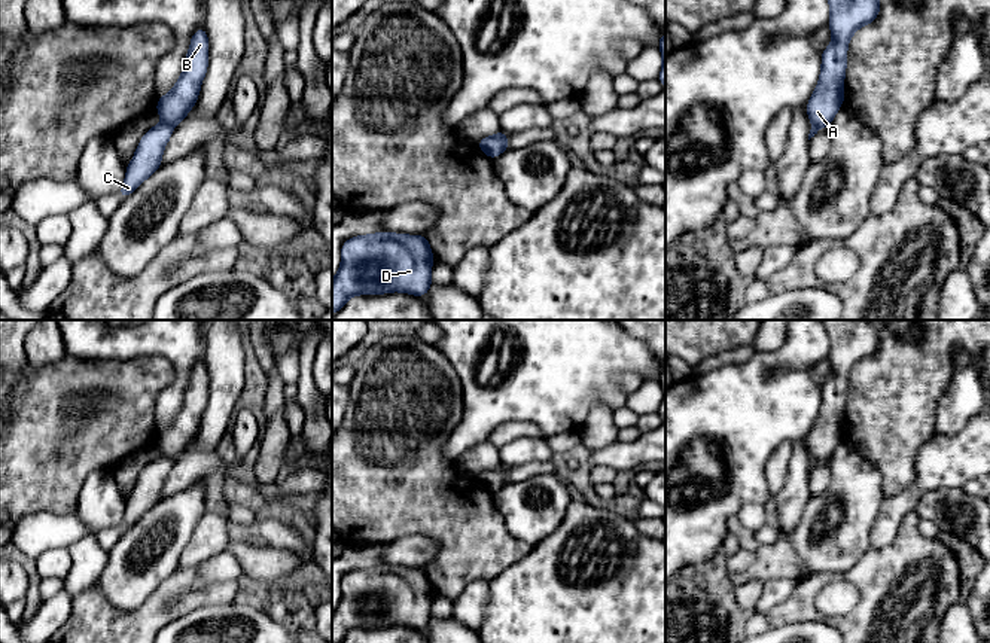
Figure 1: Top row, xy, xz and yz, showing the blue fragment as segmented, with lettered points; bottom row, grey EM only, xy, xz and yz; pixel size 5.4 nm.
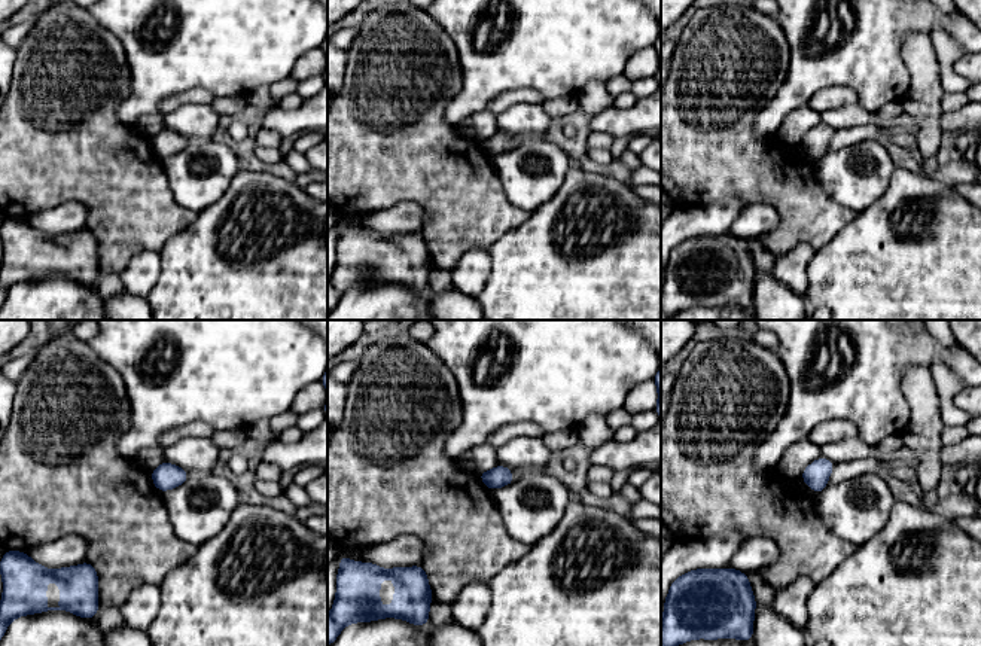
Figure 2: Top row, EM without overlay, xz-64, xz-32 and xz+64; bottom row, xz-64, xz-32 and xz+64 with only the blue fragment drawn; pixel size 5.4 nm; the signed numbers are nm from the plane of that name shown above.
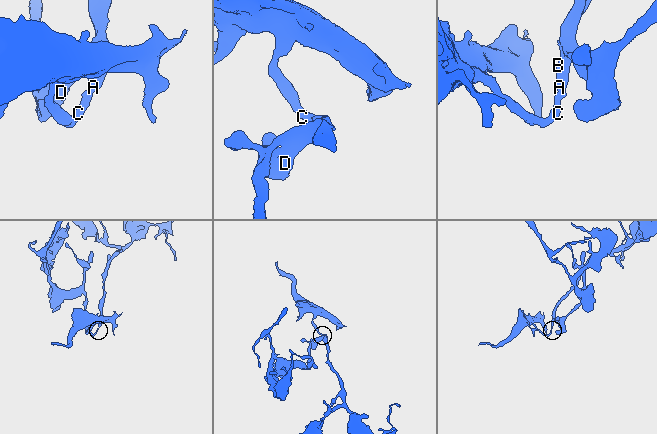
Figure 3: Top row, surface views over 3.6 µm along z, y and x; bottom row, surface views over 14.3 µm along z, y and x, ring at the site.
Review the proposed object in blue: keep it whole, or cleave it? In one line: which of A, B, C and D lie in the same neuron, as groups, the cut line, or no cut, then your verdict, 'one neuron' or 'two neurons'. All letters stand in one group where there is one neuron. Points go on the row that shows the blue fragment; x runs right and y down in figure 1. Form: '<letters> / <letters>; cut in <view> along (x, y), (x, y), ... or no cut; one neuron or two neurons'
A B D / C; cut in xy along (165, 122), (173, 127); two neurons

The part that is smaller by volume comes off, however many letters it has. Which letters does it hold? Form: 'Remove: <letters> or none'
Remove: C

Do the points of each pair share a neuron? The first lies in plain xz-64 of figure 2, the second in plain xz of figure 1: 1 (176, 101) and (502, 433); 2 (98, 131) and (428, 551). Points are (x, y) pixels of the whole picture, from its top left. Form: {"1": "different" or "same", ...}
{"1": "same", "2": "different"}

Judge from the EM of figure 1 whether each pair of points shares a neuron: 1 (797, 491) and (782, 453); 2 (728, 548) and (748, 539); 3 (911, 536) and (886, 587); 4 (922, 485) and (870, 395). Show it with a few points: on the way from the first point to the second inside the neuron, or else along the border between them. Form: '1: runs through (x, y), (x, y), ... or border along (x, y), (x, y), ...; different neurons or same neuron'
1: border along (792, 445), (785, 484), (774, 496); different neurons
2: border along (728, 532), (736, 536), (742, 548); different neurons
3: runs through (910, 548), (910, 563), (898, 575); same neuron
4: border along (926, 442), (916, 454), (916, 480), (889, 497); different neurons

